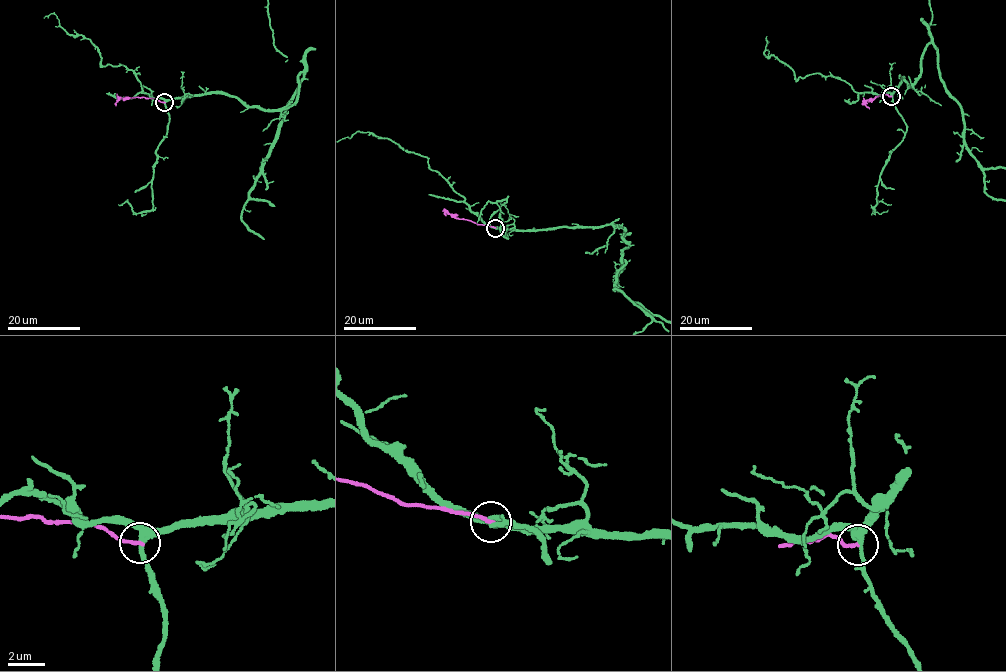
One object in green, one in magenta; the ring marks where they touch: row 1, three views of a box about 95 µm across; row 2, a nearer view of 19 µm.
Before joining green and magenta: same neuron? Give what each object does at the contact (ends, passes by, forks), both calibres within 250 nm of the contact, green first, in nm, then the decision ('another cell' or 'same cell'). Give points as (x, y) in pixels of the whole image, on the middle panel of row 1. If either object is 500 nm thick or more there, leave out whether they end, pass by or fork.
green forks there; magenta ends there; 260 nm thick on the green side, 200 nm on the other; another cell

